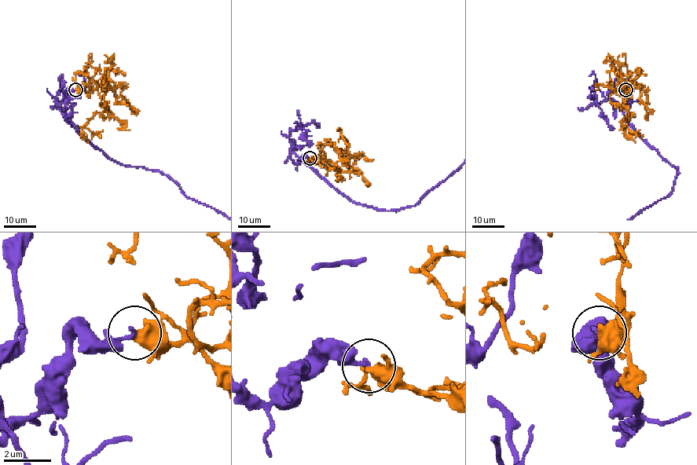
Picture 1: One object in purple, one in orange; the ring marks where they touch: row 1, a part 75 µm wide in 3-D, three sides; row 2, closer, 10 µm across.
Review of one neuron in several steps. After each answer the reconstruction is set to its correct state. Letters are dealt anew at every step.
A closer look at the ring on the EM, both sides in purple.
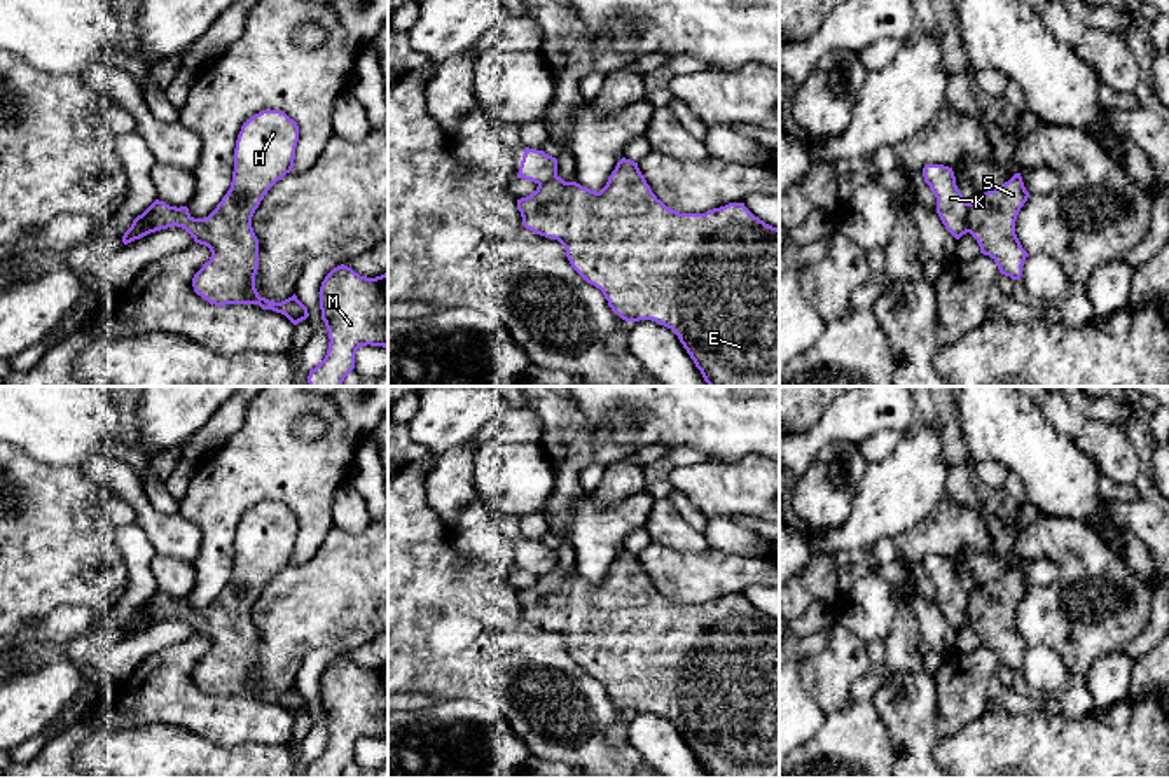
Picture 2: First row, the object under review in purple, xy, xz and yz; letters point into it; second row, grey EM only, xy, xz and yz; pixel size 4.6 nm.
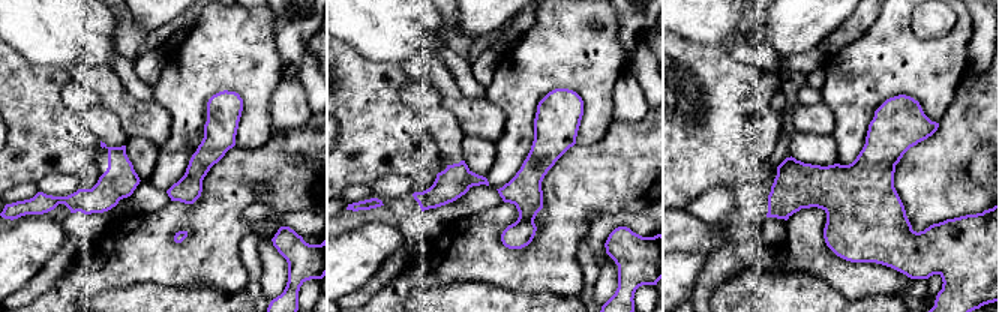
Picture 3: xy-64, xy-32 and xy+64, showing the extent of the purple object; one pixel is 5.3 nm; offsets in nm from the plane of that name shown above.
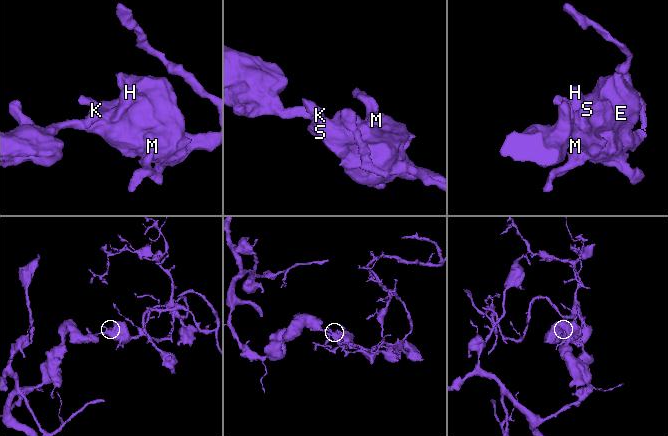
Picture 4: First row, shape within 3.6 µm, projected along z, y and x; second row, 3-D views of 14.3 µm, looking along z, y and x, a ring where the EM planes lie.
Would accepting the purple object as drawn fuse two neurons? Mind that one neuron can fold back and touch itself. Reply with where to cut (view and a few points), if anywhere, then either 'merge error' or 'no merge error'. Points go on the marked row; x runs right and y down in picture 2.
yz (968, 203), (967, 231) | merge error

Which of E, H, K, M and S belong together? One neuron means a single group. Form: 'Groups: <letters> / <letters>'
Groups: E H M S / K

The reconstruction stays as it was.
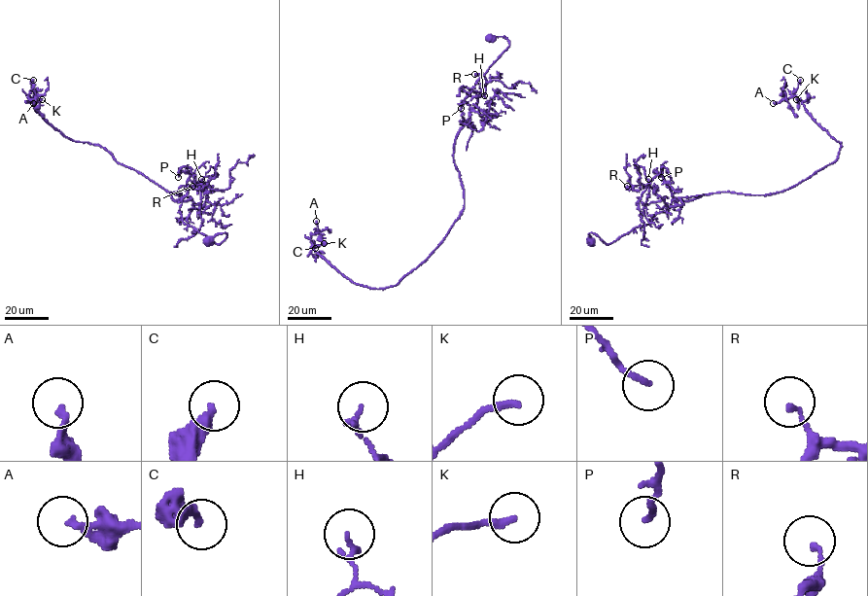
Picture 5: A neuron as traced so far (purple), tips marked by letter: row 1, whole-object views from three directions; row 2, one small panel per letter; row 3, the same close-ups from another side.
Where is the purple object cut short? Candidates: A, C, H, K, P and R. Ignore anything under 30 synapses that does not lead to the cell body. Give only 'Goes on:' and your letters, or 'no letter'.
Goes on: K

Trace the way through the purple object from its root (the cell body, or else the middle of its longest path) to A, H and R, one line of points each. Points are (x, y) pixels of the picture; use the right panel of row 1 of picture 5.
A: (591, 242), (648, 225), (673, 199), (774, 194), (836, 159), (841, 144), (796, 96), (773, 103)
H: (591, 242), (592, 232), (609, 244), (670, 208), (672, 194), (665, 179), (656, 175), (646, 189), (648, 179)
R: (591, 242), (592, 232), (609, 244), (670, 208), (671, 189), (661, 175), (647, 185), (627, 186)

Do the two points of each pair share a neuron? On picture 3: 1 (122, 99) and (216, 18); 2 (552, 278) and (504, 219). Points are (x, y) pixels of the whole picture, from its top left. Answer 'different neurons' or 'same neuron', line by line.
1: different neurons
2: same neuron

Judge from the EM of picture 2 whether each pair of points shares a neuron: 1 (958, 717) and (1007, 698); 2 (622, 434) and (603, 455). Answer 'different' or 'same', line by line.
1: same
2: same

